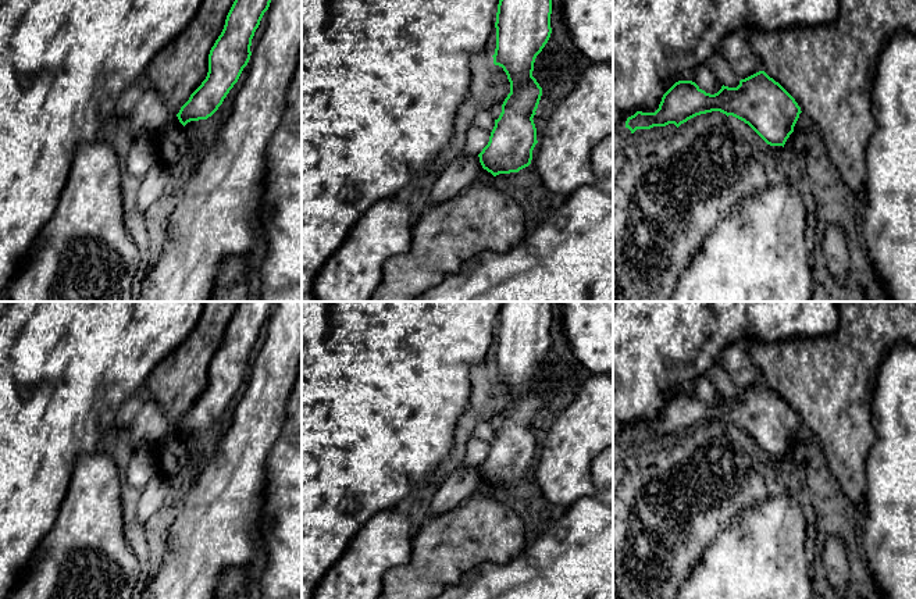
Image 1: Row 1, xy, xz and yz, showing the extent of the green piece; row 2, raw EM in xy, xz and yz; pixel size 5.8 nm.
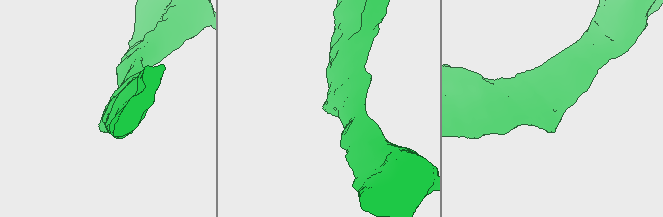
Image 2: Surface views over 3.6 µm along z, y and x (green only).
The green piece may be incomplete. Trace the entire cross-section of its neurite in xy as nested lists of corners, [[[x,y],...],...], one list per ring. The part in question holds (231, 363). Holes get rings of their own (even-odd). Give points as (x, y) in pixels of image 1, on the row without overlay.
[[[240,302],[208,366],[208,384],[177,425],[185,438],[211,428],[247,377],[252,350],[275,302]]]

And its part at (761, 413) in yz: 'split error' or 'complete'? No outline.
complete

